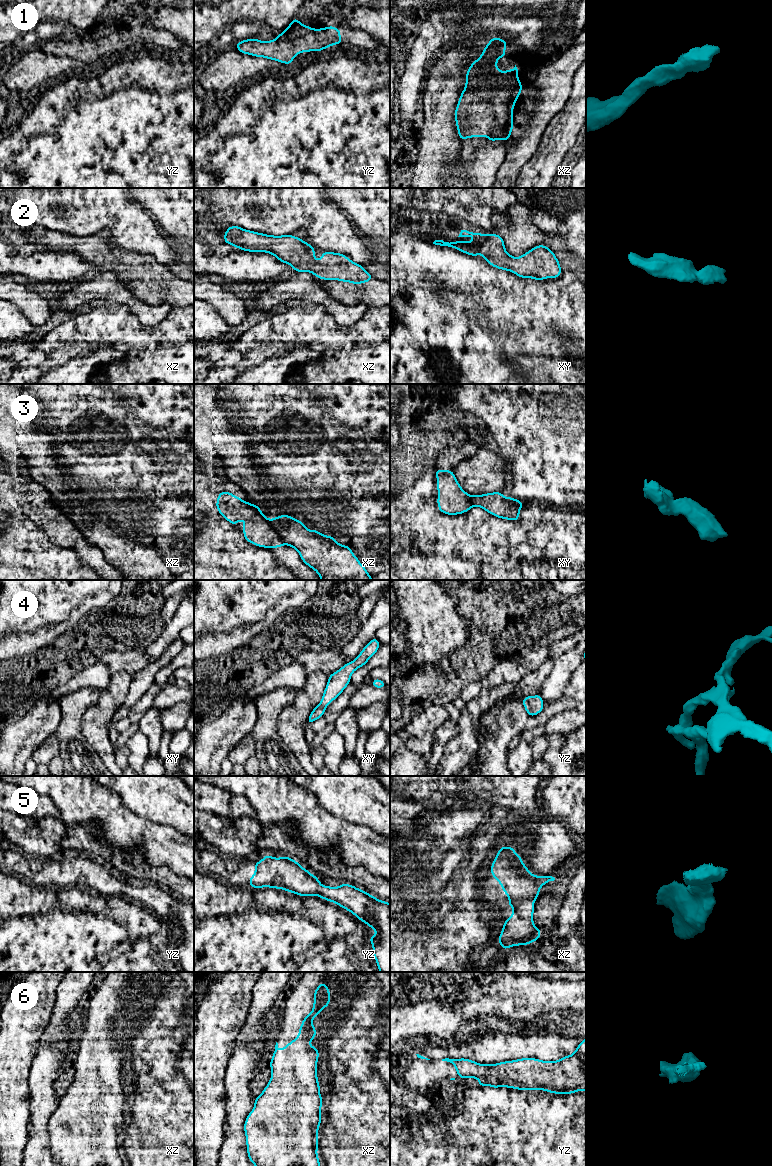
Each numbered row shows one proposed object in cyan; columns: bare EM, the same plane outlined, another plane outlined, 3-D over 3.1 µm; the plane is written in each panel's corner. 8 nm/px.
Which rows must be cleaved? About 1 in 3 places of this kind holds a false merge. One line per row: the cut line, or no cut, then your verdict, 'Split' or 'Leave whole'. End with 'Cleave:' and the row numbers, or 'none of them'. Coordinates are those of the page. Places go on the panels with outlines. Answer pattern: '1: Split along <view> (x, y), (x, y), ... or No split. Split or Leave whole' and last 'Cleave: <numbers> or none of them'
1: No split. Leave whole
2: No split. Leave whole
3: Split along xz (270, 520), (272, 528), (284, 543). Split
4: No split. Leave whole
5: No split. Leave whole
6: No split. Leave whole
Cleave: 3

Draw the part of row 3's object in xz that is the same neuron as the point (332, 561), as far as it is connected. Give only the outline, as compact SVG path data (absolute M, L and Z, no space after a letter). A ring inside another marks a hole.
M287 514L273 518L271 524L283 543L296 549L321 580L373 580L352 549L338 544L335 537L310 531L302 520Z

